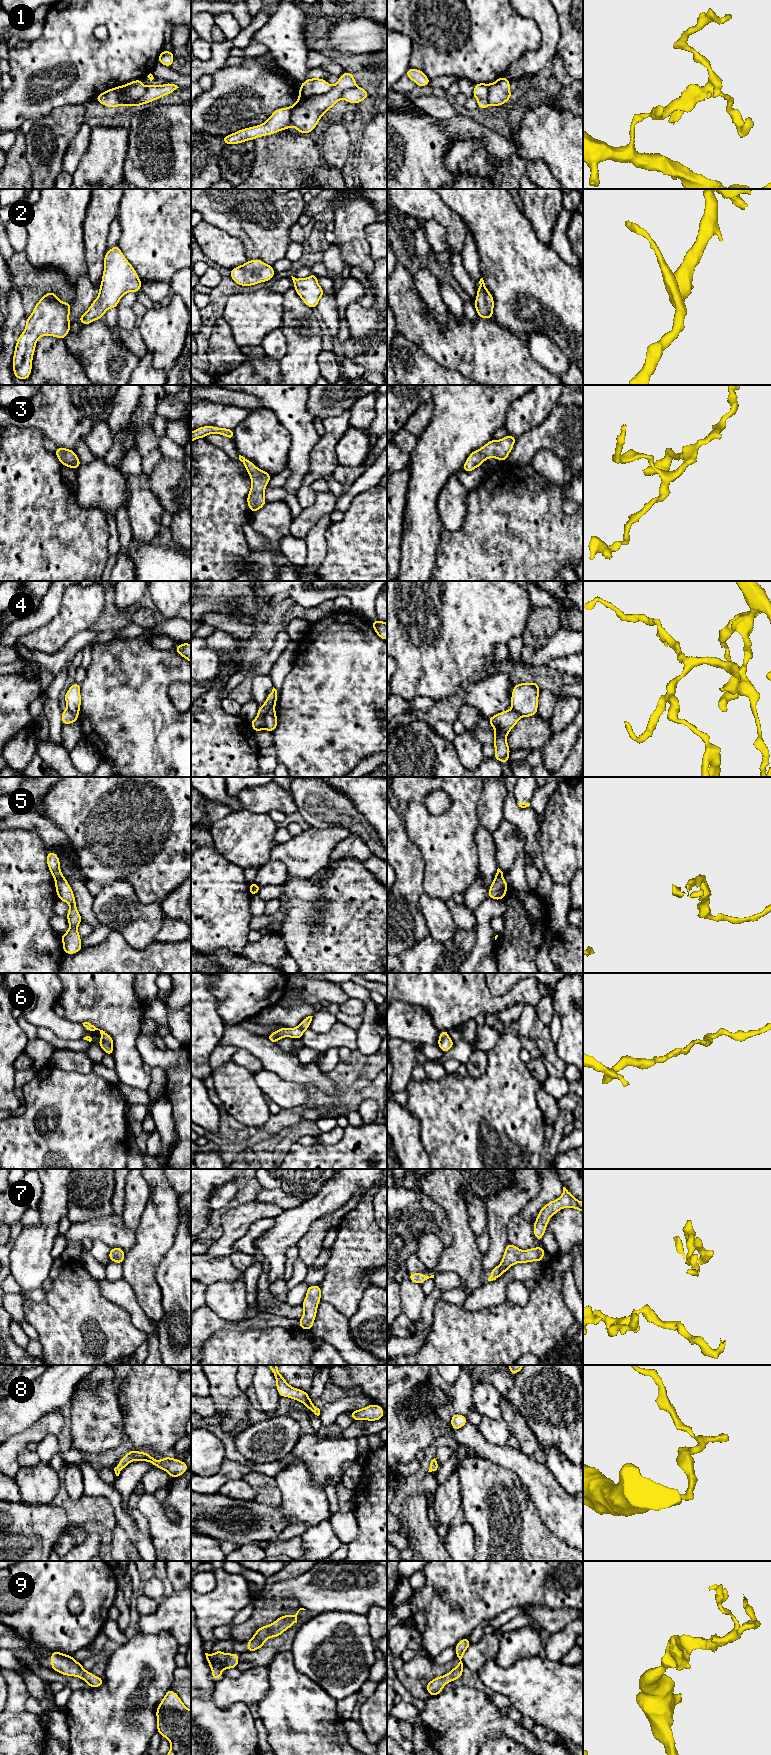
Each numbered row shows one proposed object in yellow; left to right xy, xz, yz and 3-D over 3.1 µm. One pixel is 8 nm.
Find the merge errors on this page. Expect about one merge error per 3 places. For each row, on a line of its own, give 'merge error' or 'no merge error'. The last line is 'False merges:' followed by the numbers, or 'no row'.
1: merge error
2: no merge error
3: no merge error
4: merge error
5: no merge error
6: no merge error
7: no merge error
8: no merge error
9: no merge error
False merges: 1, 4

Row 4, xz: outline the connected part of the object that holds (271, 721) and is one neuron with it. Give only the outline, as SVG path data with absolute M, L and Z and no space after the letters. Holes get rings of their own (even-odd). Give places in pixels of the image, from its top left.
M275 708L270 709L265 715L264 729L273 732L278 724Z

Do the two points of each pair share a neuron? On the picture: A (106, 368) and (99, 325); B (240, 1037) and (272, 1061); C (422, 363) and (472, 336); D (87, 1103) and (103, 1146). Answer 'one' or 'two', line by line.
A: one
B: one
C: two
D: one

